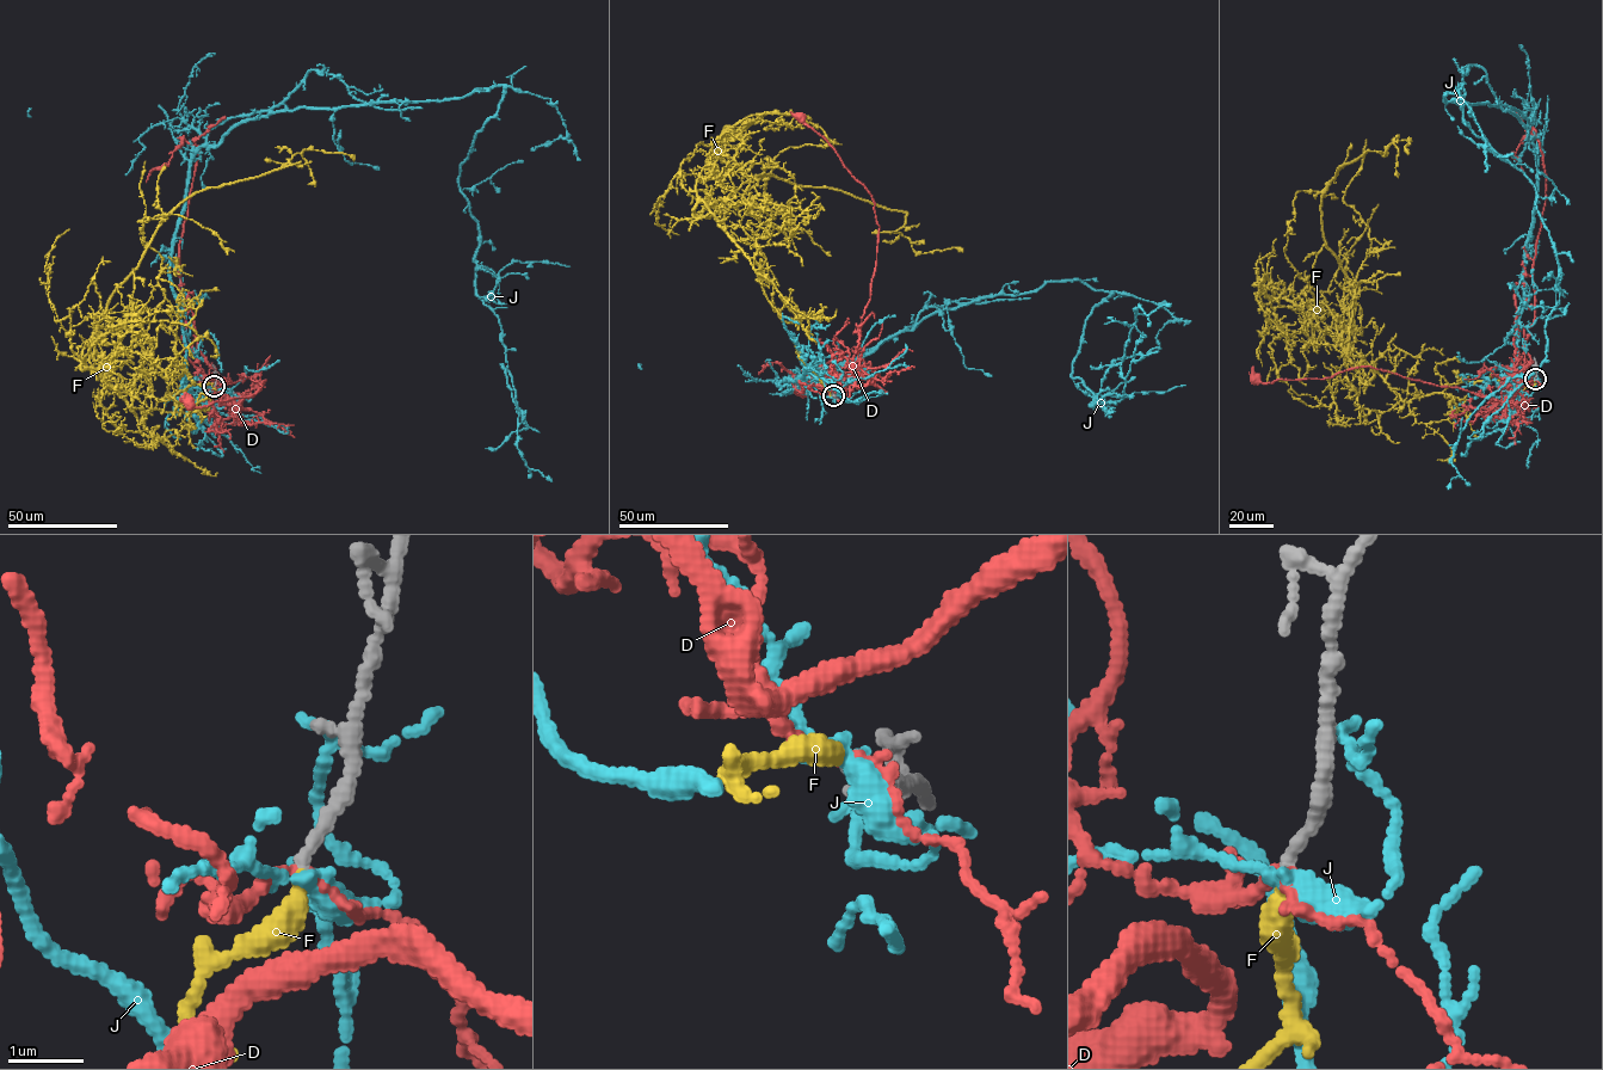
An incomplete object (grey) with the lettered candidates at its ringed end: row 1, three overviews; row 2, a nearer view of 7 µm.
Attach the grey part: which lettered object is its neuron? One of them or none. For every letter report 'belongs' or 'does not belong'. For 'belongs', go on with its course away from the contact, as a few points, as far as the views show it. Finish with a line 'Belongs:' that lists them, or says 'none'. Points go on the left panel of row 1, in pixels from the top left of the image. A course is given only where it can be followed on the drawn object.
D: does not belong
F: belongs | via (214, 386), (198, 403), (179, 388), (139, 420), (81, 351), (187, 197), (306, 149), (355, 159)
J: does not belong
Belongs: F

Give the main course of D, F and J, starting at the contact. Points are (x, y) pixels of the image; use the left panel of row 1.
D: (214, 386), (236, 409), (250, 410), (240, 410), (241, 403), (265, 380), (247, 397), (189, 404)
F: (214, 386), (198, 403), (179, 388), (139, 420), (81, 351), (187, 197), (306, 149), (355, 159)
J: (214, 386), (187, 392), (170, 274), (191, 158), (273, 112), (503, 85), (460, 191), (517, 448), (552, 481)

